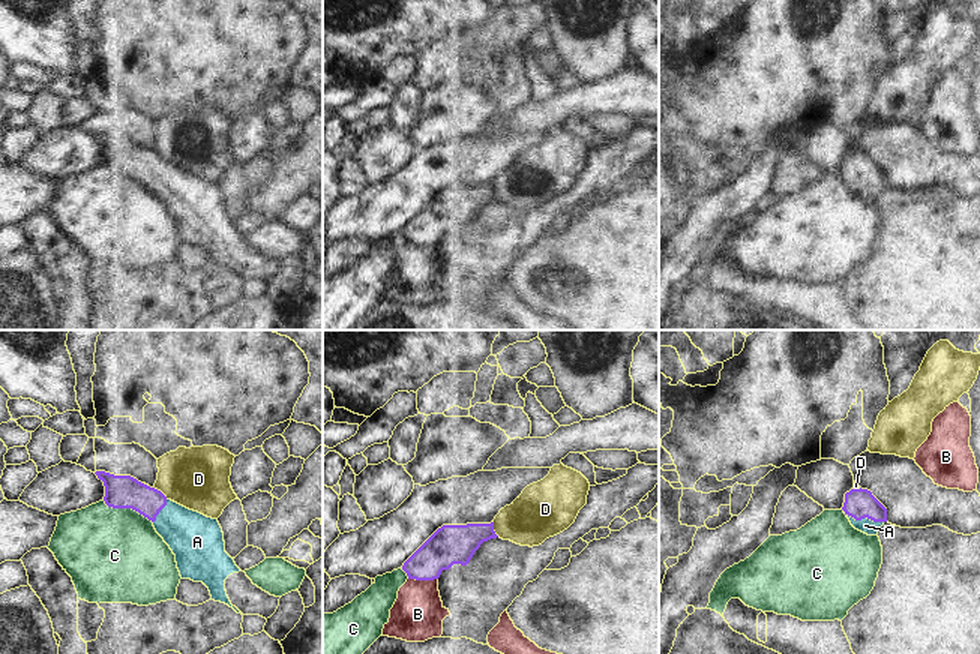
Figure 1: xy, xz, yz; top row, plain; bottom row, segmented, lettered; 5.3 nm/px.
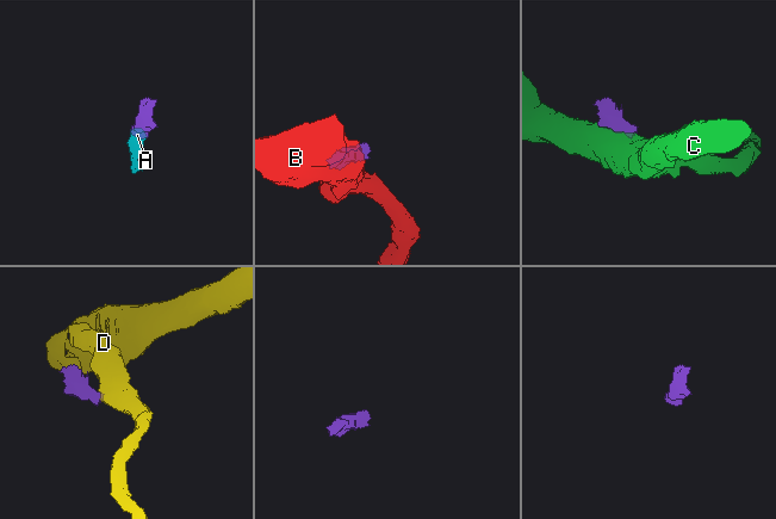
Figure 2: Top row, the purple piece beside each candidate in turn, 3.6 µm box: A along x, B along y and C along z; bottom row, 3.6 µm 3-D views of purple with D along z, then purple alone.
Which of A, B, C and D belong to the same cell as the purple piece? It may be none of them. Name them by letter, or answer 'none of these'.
A

